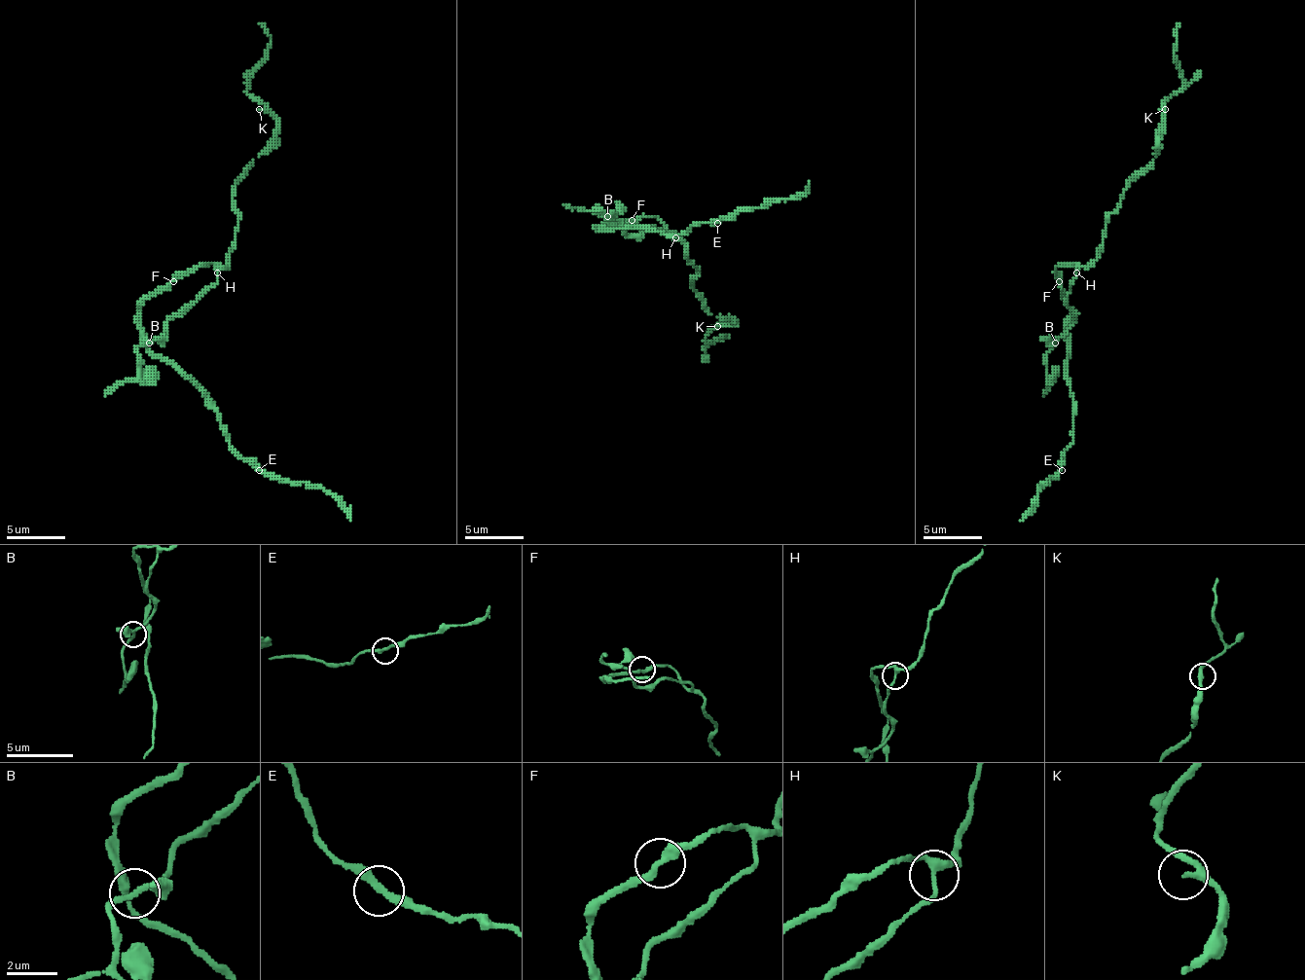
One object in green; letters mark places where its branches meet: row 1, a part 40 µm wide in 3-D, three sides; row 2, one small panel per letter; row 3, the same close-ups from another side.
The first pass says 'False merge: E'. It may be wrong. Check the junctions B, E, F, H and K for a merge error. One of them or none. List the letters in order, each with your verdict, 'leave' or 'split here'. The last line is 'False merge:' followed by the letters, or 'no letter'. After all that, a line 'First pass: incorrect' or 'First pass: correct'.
B: leave
E: leave
F: leave
H: leave
K: leave
False merge: no letter
First pass: incorrect

